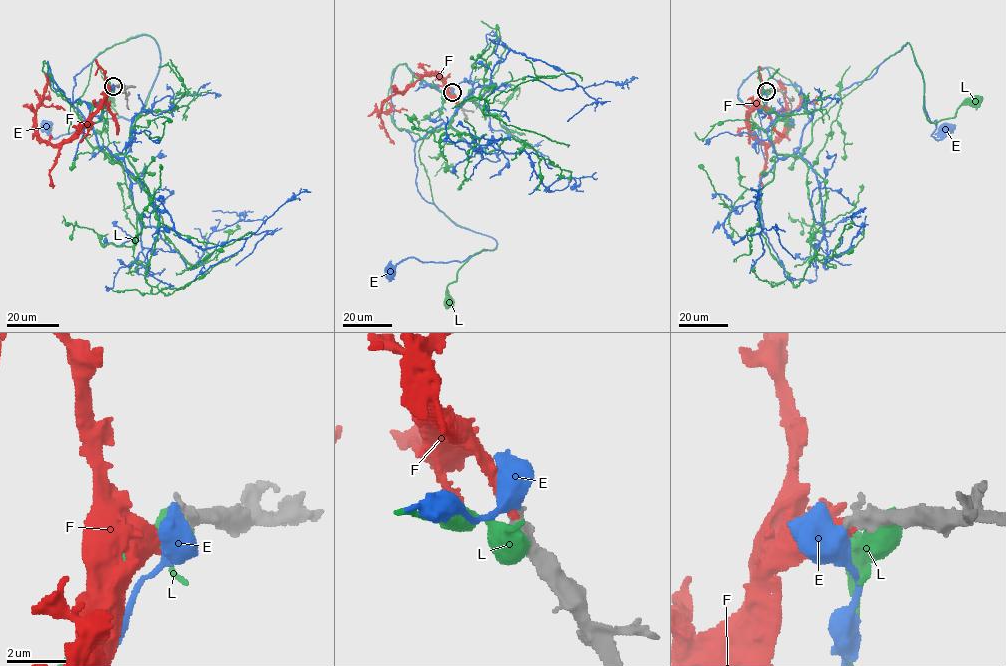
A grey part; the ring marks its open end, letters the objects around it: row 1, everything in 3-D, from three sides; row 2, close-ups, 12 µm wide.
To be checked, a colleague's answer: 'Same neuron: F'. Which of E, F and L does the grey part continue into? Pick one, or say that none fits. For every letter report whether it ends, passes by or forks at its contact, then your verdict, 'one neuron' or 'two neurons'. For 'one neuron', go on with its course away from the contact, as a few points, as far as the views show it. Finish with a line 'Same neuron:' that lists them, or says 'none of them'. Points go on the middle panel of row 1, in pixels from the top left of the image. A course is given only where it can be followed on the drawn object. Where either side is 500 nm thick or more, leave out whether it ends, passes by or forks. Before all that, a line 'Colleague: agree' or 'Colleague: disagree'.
Colleague: agree
E: two neurons
F: one neuron; it runs (452, 92), (437, 76), (428, 74), (388, 97), (380, 112), (389, 111), (395, 105)
L: two neurons
Same neuron: F

